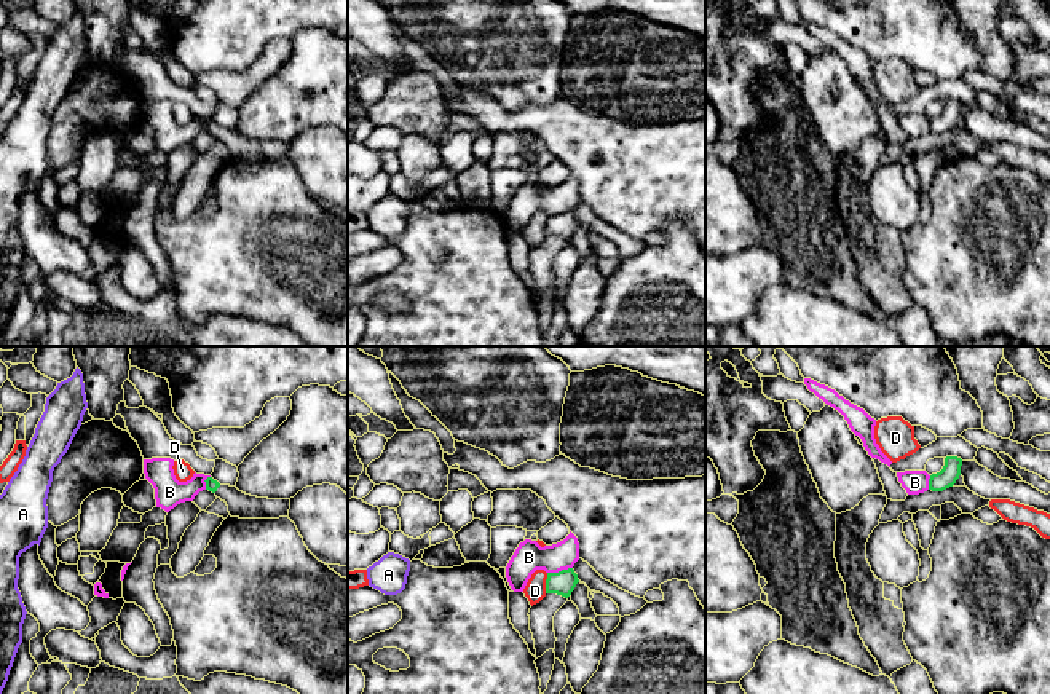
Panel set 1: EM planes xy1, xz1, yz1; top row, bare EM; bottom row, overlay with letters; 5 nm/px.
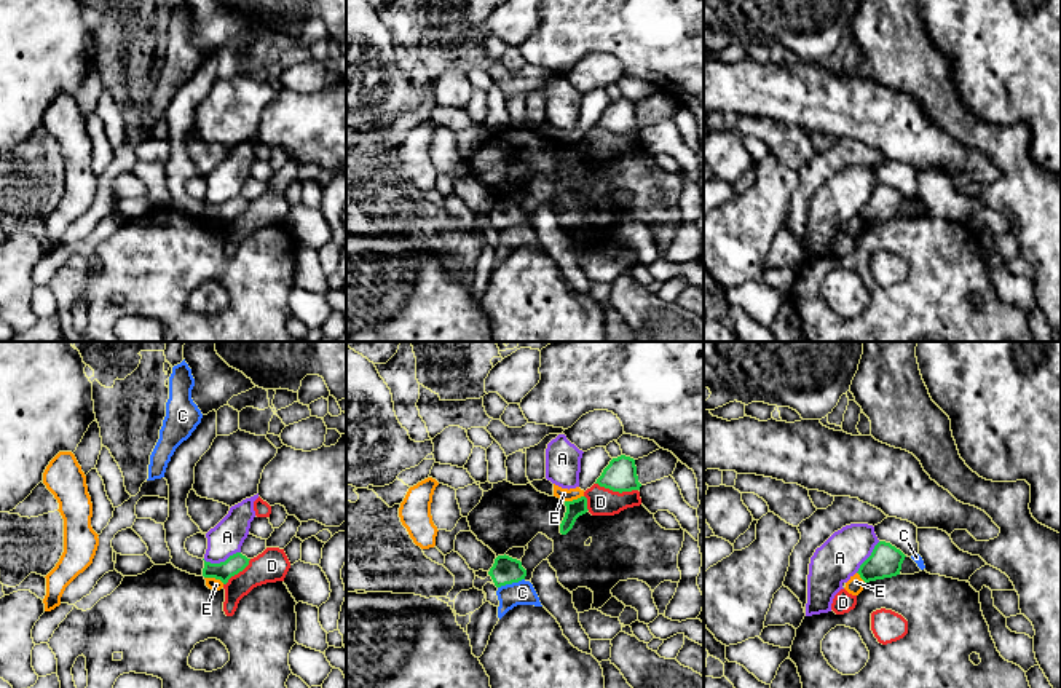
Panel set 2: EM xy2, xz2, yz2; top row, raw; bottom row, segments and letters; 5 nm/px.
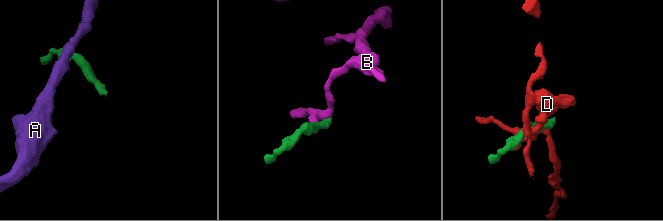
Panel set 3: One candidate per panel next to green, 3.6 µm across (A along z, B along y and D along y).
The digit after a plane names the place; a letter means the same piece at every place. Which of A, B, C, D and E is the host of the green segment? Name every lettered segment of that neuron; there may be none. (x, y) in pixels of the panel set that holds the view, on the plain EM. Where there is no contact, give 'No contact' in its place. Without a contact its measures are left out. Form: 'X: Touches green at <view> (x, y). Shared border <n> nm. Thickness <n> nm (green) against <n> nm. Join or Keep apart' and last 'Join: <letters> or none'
A: Touches green at xy2 (220, 205). Shared border 200 nm. Thickness 90 nm (green) against 170 nm. Keep apart
B: Touches green at xz1 (559, 214). Shared border 130 nm. Thickness 120 nm (green) against 150 nm. Keep apart
C: Touches green at xz2 (511, 225). Shared border 140 nm. Thickness 140 nm (green) against 120 nm. Keep apart
D: Touches green at xz2 (616, 133). Shared border 220 nm. Thickness 160 nm (green) against 140 nm. Keep apart
E: Touches green at xy2 (214, 219). Shared border 110 nm. Thickness 90 nm (green) against 60 nm. Keep apart
Join: none

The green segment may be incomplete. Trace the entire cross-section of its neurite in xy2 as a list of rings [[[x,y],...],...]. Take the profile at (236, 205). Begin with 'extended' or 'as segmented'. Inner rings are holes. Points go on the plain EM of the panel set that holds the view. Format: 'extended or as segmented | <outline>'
as segmented | [[[241,195],[230,198],[225,204],[220,206],[211,206],[204,203],[203,219],[215,220],[227,227],[231,219],[238,217],[249,208],[249,203],[250,201]]]

